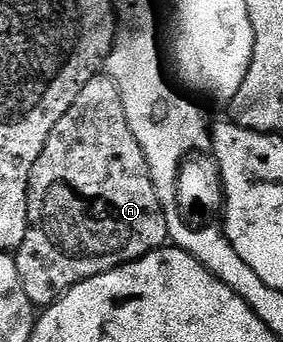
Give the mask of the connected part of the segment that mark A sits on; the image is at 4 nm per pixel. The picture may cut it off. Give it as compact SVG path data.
M100 72L88 79L84 91L76 95L76 103L68 107L64 119L52 127L52 135L48 135L48 143L44 143L36 167L32 167L28 231L16 254L24 291L28 291L28 299L32 299L35 307L49 307L72 287L132 263L153 249L163 248L169 236L164 207L152 183L144 151L140 143L136 143L132 127L128 127L128 115L124 115L120 87L116 87L109 73Z

